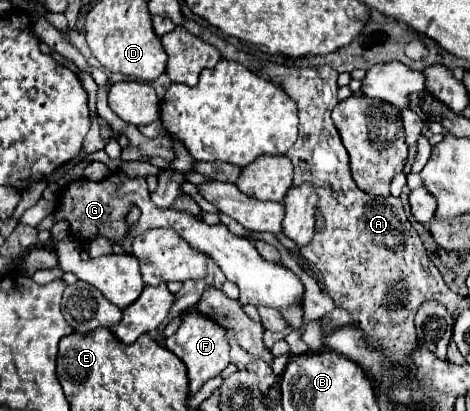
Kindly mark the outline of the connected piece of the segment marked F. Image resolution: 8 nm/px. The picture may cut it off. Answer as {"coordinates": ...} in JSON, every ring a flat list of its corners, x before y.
{"coordinates":[[196,311,184,313,182,325,178,327,178,331,172,337,168,337,164,341,164,345,166,345,166,349,170,349,186,365,188,381,190,381,190,395,200,391,202,385,208,379,218,377,230,363,230,357,228,357,230,345,226,341,226,331,220,325,216,325,214,321,208,321,206,317,198,315]]}

